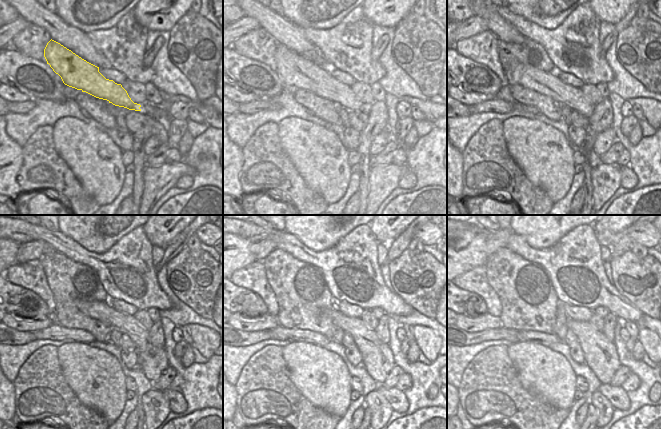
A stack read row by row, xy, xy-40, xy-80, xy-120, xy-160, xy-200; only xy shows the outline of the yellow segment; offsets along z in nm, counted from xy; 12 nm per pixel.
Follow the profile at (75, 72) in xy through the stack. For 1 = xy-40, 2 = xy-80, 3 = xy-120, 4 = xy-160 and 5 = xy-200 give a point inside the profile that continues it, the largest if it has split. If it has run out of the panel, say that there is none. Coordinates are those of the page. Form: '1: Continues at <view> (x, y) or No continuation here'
1: Continues at xy-40 (296, 72)
2: Continues at xy-80 (545, 83)
3: Continues at xy-120 (127, 324)
4: Continues at xy-160 (377, 358)
5: Continues at xy-200 (600, 354).

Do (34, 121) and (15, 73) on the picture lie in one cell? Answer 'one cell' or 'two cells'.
two cells

